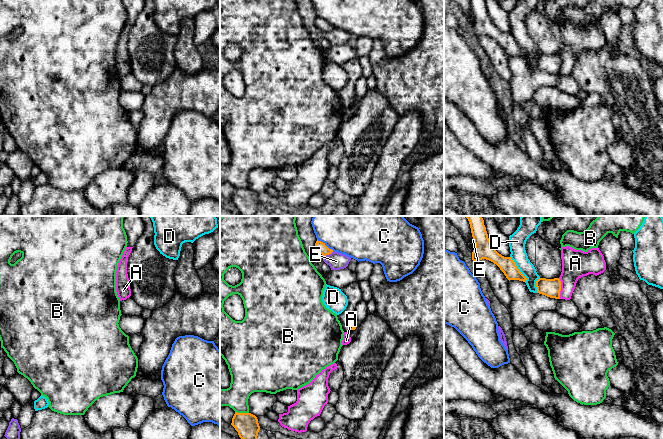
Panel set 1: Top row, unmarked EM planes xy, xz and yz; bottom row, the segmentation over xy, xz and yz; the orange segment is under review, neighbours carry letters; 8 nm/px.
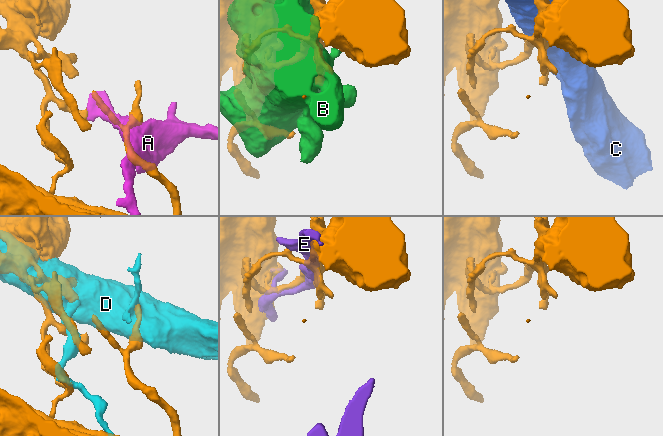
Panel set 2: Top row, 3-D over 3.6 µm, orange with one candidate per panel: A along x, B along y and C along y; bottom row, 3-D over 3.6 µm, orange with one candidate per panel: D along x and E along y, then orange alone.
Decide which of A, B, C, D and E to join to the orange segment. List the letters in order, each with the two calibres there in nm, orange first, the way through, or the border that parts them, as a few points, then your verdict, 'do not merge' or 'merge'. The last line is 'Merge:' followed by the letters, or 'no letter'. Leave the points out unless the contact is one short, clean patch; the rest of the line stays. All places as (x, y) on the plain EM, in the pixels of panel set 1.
A: 150/220 nm | along yz (558, 54), (560, 57), (560, 74) | do not merge
B: 190/220 nm | do not merge
C: 90/280 nm | do not merge
D: 120/140 nm | do not merge
E: 90/140 nm | do not merge
Merge: no letter

